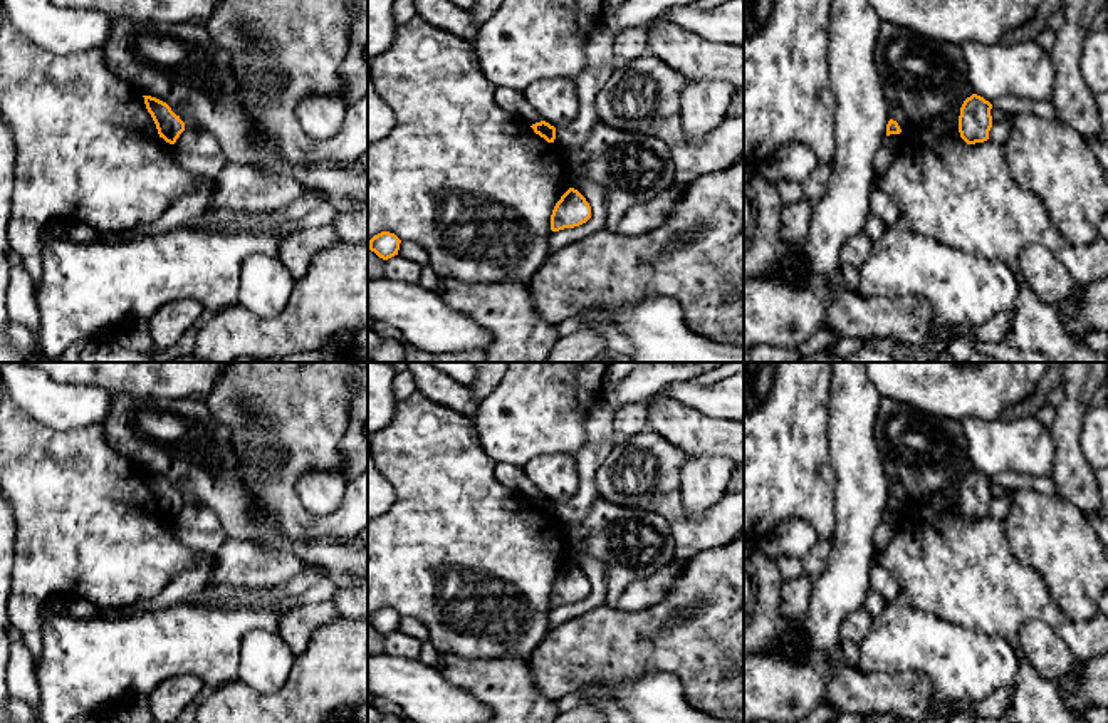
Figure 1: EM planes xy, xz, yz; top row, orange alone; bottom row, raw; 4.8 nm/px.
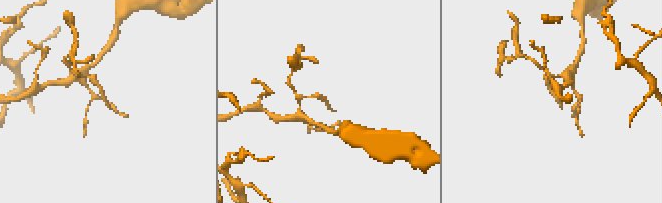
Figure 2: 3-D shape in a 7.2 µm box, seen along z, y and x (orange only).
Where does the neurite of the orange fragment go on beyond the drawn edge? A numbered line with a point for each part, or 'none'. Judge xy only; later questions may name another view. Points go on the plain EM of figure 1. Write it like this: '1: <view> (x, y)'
none

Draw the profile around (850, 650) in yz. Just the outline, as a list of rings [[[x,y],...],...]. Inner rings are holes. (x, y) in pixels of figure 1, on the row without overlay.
[[[843,639],[839,653],[848,664],[860,666],[860,642],[855,642],[851,639]]]

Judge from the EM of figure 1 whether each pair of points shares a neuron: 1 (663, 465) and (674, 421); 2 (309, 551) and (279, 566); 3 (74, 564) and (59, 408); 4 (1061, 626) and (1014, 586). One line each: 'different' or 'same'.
1: different
2: different
3: different
4: same

